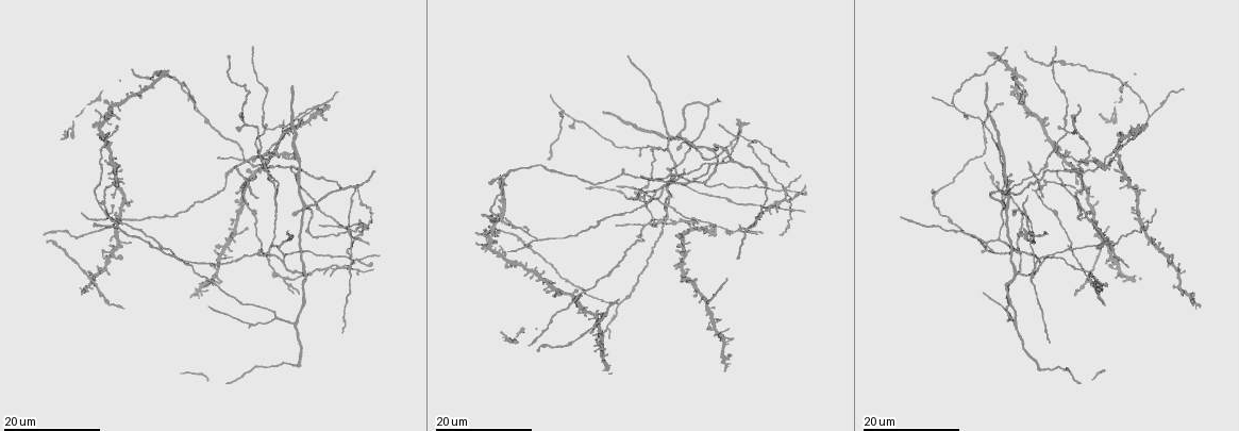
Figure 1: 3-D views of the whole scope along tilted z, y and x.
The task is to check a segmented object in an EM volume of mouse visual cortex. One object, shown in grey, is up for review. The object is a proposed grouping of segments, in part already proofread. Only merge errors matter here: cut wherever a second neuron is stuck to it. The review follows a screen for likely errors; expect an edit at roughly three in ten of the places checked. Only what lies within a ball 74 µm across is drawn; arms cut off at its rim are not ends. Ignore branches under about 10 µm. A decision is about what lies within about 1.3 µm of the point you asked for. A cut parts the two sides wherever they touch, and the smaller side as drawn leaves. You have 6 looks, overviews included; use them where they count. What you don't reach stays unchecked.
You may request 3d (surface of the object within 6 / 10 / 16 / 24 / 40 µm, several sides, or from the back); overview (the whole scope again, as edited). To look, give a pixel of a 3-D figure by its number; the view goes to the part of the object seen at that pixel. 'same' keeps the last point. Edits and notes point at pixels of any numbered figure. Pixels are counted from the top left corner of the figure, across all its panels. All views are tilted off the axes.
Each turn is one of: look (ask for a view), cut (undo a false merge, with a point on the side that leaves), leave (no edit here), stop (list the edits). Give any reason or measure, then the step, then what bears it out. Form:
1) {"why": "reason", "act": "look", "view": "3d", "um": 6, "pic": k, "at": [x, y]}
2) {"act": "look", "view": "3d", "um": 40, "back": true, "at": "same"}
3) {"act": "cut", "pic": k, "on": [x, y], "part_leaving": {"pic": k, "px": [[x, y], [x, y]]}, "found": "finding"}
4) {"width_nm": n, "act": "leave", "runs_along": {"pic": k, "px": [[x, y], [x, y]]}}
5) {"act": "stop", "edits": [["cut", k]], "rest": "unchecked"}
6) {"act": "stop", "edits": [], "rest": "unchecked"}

{"why": "branch point", "act": "look", "view": "3d", "um": 24, "pic": 1, "at": [351, 254]}

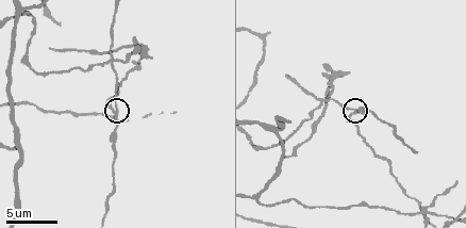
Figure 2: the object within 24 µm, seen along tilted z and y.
{"act": "look", "view": "3d", "um": 10, "pic": 2, "at": [356, 112]}

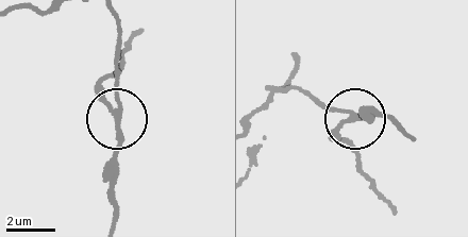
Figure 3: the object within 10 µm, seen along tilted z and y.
{"side_arm_um": 19, "act": "leave", "runs_along": {"pic": 3, "px": [[115, 18], [120, 41], [115, 179]]}, "found": "one neuron here"}

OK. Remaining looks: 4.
{"why": "four-way junction", "act": "look", "view": "3d", "um": 10, "pic": 2, "at": [322, 98]}

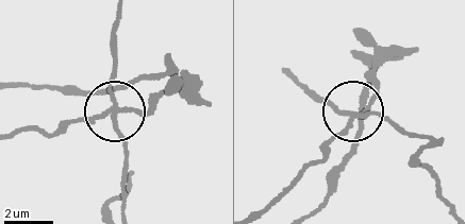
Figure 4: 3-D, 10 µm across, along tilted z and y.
{"arms": 4, "act": "cut", "pic": 4, "on": [351, 148], "part_leaving": {"pic": 4, "px": [[356, 118], [254, 212]]}, "found": "two neurons meet here"}

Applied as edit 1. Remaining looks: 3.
{"act": "look", "view": "overview"}

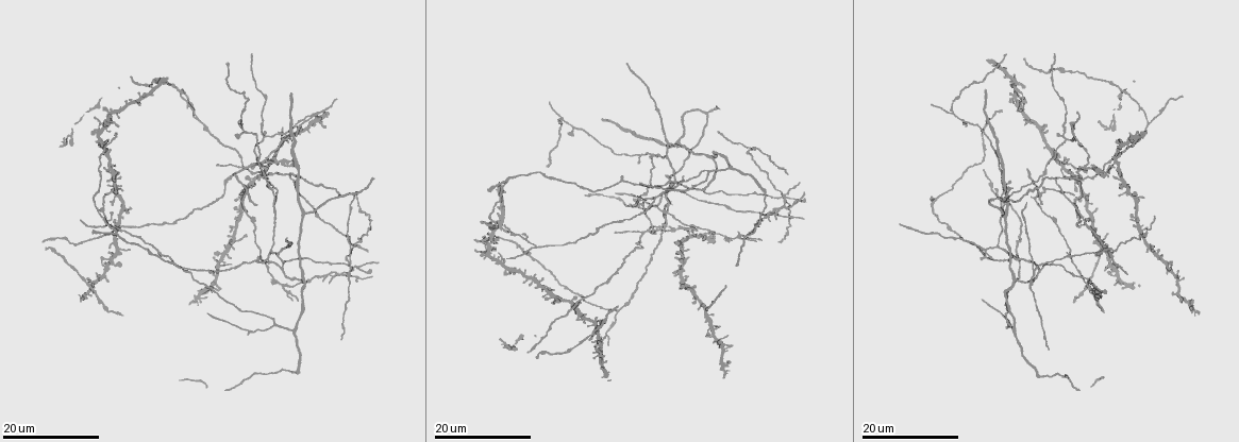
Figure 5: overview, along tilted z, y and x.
{"why": "three arms meet", "act": "look", "view": "3d", "um": 16, "pic": 5, "at": [1004, 205]}

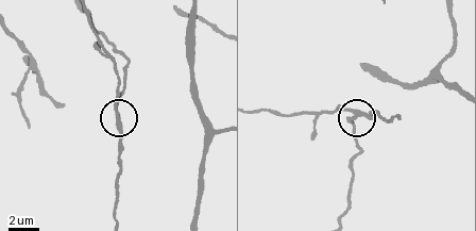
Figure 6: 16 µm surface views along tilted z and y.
{"act": "look", "view": "3d", "um": 6, "at": "same"}

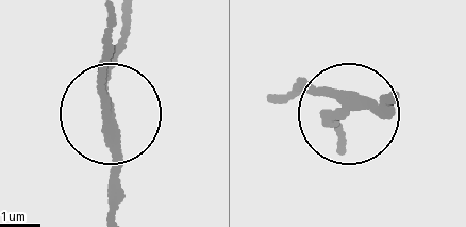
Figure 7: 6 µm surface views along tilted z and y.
{"width_nm": 230, "act": "leave", "runs_along": {"pic": 7, "px": [[388, 99], [345, 110], [295, 87]]}, "found": "continuous, no second neuron"}

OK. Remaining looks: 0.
{"act": "stop", "edits": [["cut", 4]], "rest": "unchecked"}

